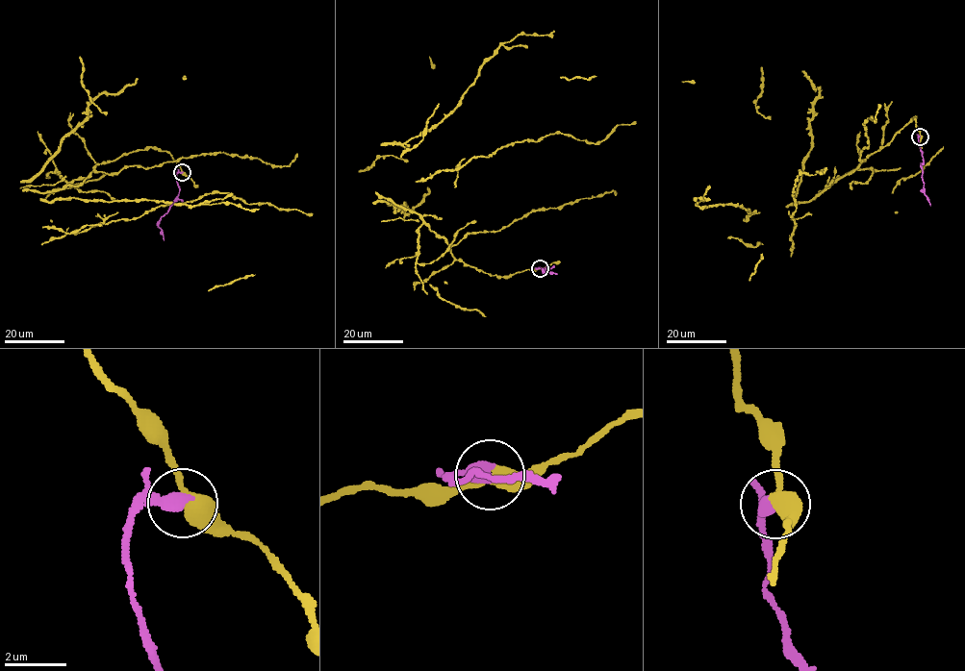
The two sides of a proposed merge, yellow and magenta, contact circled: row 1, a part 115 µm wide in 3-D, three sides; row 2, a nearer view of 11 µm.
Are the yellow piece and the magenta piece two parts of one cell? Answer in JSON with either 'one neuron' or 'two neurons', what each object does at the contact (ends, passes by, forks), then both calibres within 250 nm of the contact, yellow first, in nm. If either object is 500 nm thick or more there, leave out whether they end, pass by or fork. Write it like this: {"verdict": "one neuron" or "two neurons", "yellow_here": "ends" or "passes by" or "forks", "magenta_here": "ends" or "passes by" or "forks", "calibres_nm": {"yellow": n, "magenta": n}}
{"verdict": "two neurons", "yellow_here": "passes by", "magenta_here": "ends", "calibres_nm": {"yellow": 440, "magenta": 460}}

